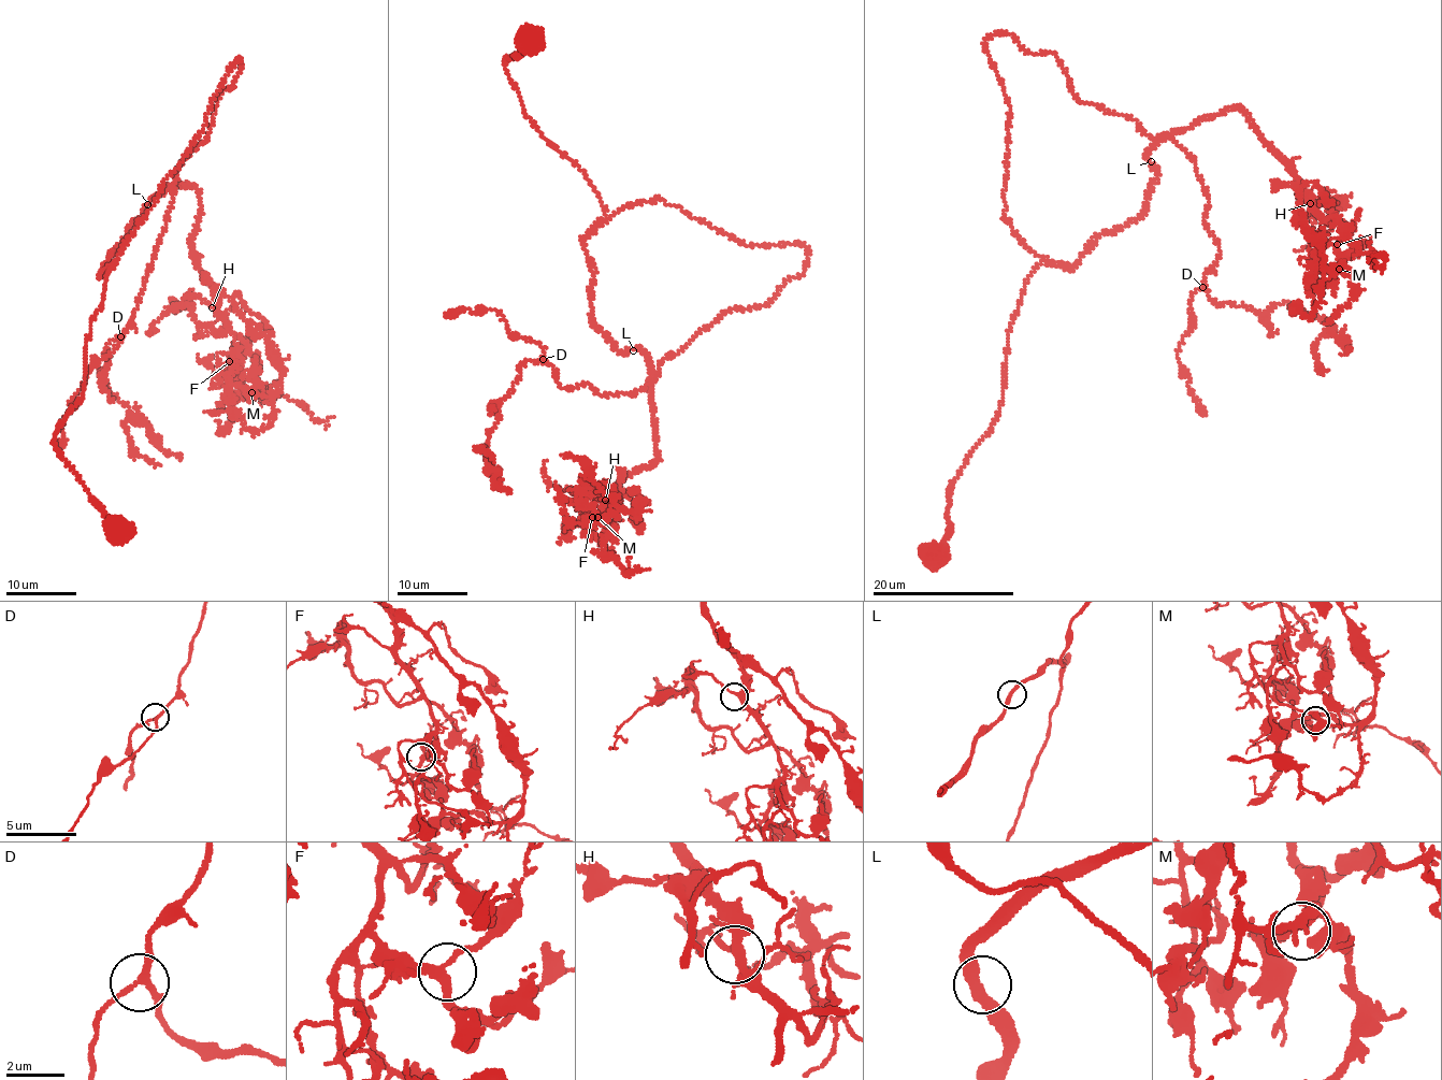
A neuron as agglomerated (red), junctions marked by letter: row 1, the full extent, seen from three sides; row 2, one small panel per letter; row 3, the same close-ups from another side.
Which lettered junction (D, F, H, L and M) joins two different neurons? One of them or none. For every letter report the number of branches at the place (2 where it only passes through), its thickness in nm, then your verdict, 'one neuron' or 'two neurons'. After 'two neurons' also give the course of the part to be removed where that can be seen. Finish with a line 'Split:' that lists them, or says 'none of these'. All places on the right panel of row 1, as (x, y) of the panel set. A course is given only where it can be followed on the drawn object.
D: 3 branches meet; 200 nm thick; one neuron
F: 3 branches meet; 280 nm thick; one neuron
H: 3 branches meet; 280 nm thick; one neuron
L: 2 branches meet; 320 nm thick; one neuron
M: 3 branches meet; 200 nm thick; one neuron
Split: none of these

